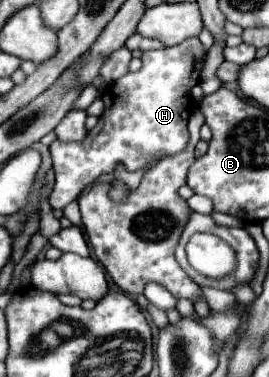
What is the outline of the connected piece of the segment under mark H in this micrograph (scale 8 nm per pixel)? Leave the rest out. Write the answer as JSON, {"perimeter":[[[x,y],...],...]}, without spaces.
{"perimeter":[[[189,37],[179,45],[159,51],[143,51],[141,71],[127,73],[117,85],[109,85],[105,97],[101,97],[105,111],[87,137],[81,143],[51,143],[49,149],[57,175],[55,189],[49,197],[51,207],[63,209],[101,173],[113,173],[119,163],[127,171],[137,171],[157,153],[173,155],[185,149],[189,141],[187,117],[191,111],[191,87],[199,83],[199,69],[205,55],[207,51],[199,37]]]}

